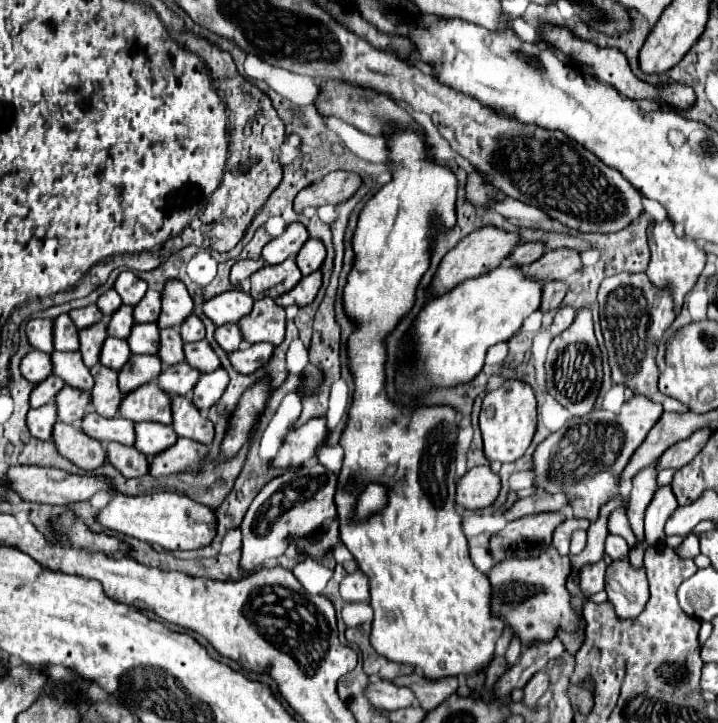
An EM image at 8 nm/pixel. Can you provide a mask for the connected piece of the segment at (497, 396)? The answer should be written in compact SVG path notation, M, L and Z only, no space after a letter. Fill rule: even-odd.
M508 379L502 389L490 391L482 401L480 431L484 439L484 453L490 461L512 463L520 459L536 431L536 393L532 385L520 379Z

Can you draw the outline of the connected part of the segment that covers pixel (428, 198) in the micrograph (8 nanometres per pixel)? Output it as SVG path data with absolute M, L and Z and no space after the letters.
M388 131L388 149L390 149L390 163L394 165L392 169L392 181L388 185L384 185L368 203L366 207L360 211L358 217L358 227L354 231L354 253L356 253L356 261L354 261L354 269L348 277L348 285L344 287L344 309L348 313L350 319L356 321L358 329L354 335L350 335L348 347L350 347L350 369L354 373L354 383L356 383L356 391L354 391L354 403L350 407L350 417L346 423L346 429L340 437L340 445L344 447L344 465L340 471L340 481L348 481L348 475L354 475L356 479L360 479L360 483L368 483L368 481L382 481L390 487L388 493L388 509L384 509L378 515L372 515L368 521L362 523L352 523L352 505L356 503L356 491L354 493L336 493L336 505L338 505L338 517L340 517L340 541L348 547L348 551L354 555L360 571L366 573L366 577L370 579L370 595L372 595L372 609L374 609L374 623L372 623L372 633L370 633L370 645L376 649L378 655L396 661L396 663L406 663L412 665L416 669L422 669L422 675L430 681L438 681L444 677L458 677L458 675L472 675L472 673L480 673L484 669L488 669L488 665L494 659L494 647L496 647L496 639L498 635L504 631L504 621L500 617L496 617L492 613L492 589L490 589L490 581L484 573L480 573L470 555L468 555L468 543L466 537L462 533L462 525L460 525L460 517L454 511L454 493L456 493L456 473L454 473L454 447L456 447L456 435L458 435L458 419L456 419L456 411L452 407L422 407L422 409L404 409L394 405L392 401L388 401L386 393L384 393L384 361L386 361L386 351L384 351L384 337L388 331L392 331L396 327L396 323L412 309L414 303L414 295L416 295L416 287L420 283L420 277L424 275L424 271L430 265L430 257L428 257L428 245L430 245L430 237L432 237L432 227L430 227L430 217L438 215L440 221L446 227L452 227L456 223L456 211L454 211L454 201L456 201L456 177L448 167L442 167L438 163L432 161L432 157L426 153L426 143L420 135L416 135L414 131Z

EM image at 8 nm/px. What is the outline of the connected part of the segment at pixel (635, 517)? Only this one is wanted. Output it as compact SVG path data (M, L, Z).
M656 465L642 469L640 473L636 473L636 477L632 479L632 493L628 499L628 521L632 525L632 531L636 533L638 545L644 541L644 513L648 503L654 497L654 491L658 489L656 485L656 475L658 469Z

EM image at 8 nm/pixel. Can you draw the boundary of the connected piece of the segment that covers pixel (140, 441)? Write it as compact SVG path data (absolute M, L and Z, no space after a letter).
M136 423L136 441L134 447L140 449L146 457L152 457L170 445L176 443L178 435L170 425L156 425L156 423Z

